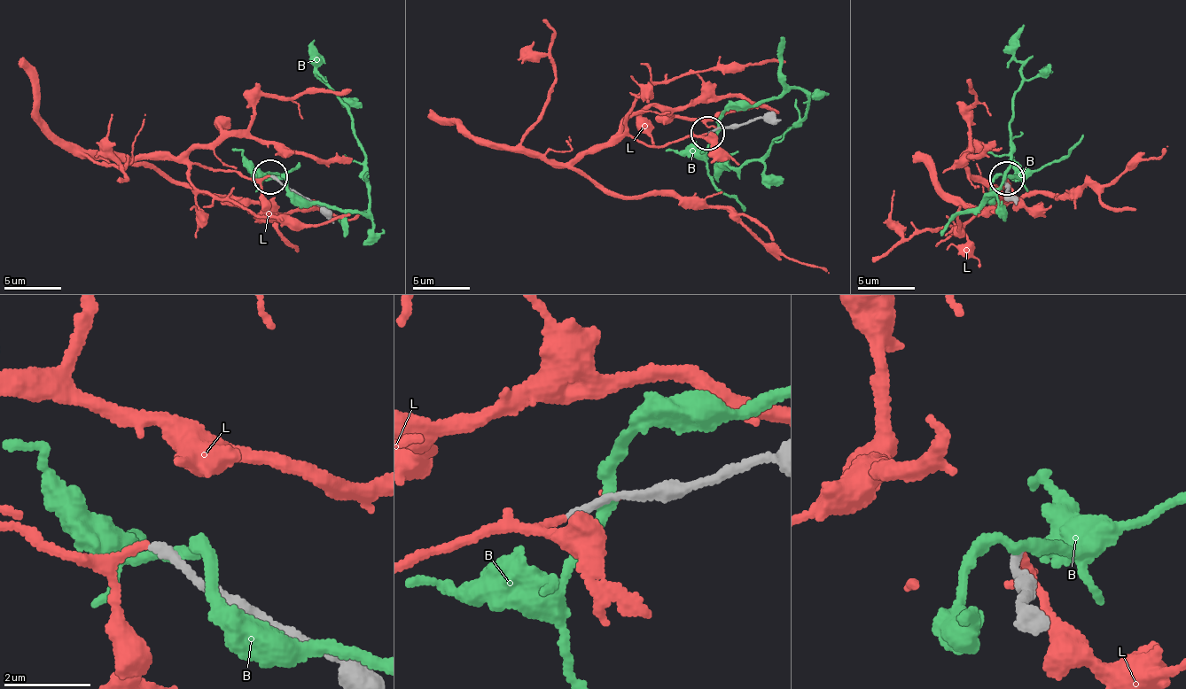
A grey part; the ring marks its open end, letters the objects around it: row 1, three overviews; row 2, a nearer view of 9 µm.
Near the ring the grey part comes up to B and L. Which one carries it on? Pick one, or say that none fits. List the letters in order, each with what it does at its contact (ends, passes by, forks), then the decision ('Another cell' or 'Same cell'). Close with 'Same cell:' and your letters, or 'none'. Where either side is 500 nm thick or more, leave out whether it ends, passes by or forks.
B: It passes by. Another cell
L: It passes by. Same cell
Same cell: L

